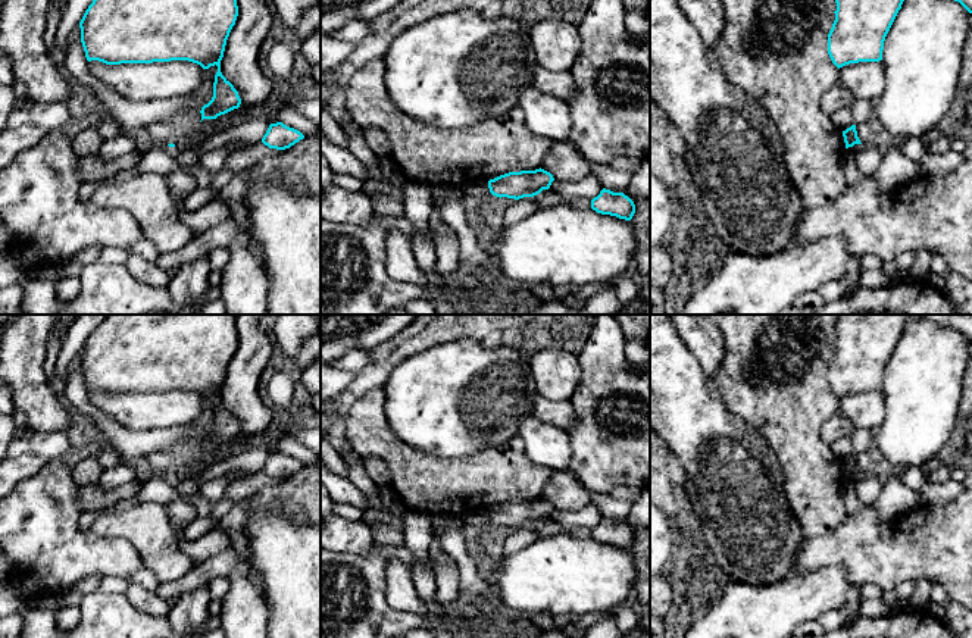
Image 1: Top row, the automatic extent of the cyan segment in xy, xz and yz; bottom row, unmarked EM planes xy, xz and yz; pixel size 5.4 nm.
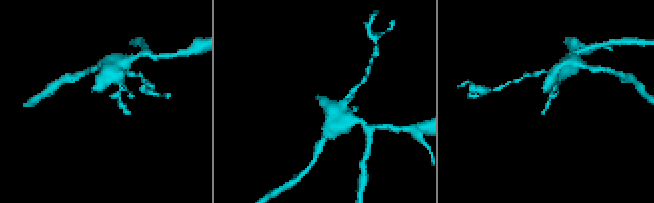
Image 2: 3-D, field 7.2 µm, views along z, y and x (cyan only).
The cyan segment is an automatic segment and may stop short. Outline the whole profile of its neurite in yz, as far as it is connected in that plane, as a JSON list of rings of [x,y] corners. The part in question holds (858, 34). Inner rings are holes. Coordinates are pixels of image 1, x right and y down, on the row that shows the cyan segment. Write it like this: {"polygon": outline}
{"polygon": [[[835,0],[828,54],[840,69],[850,63],[879,62],[885,37],[904,0]]]}

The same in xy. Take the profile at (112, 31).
{"polygon": [[[93,0],[79,28],[88,62],[106,65],[188,60],[203,69],[218,66],[213,97],[200,110],[203,119],[216,119],[238,109],[241,98],[222,75],[221,60],[238,16],[237,0]]]}

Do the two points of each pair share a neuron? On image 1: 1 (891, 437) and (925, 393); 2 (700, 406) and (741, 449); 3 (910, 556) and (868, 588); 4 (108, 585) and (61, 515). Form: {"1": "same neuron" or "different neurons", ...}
{"1": "same neuron", "2": "same neuron", "3": "different neurons", "4": "different neurons"}

